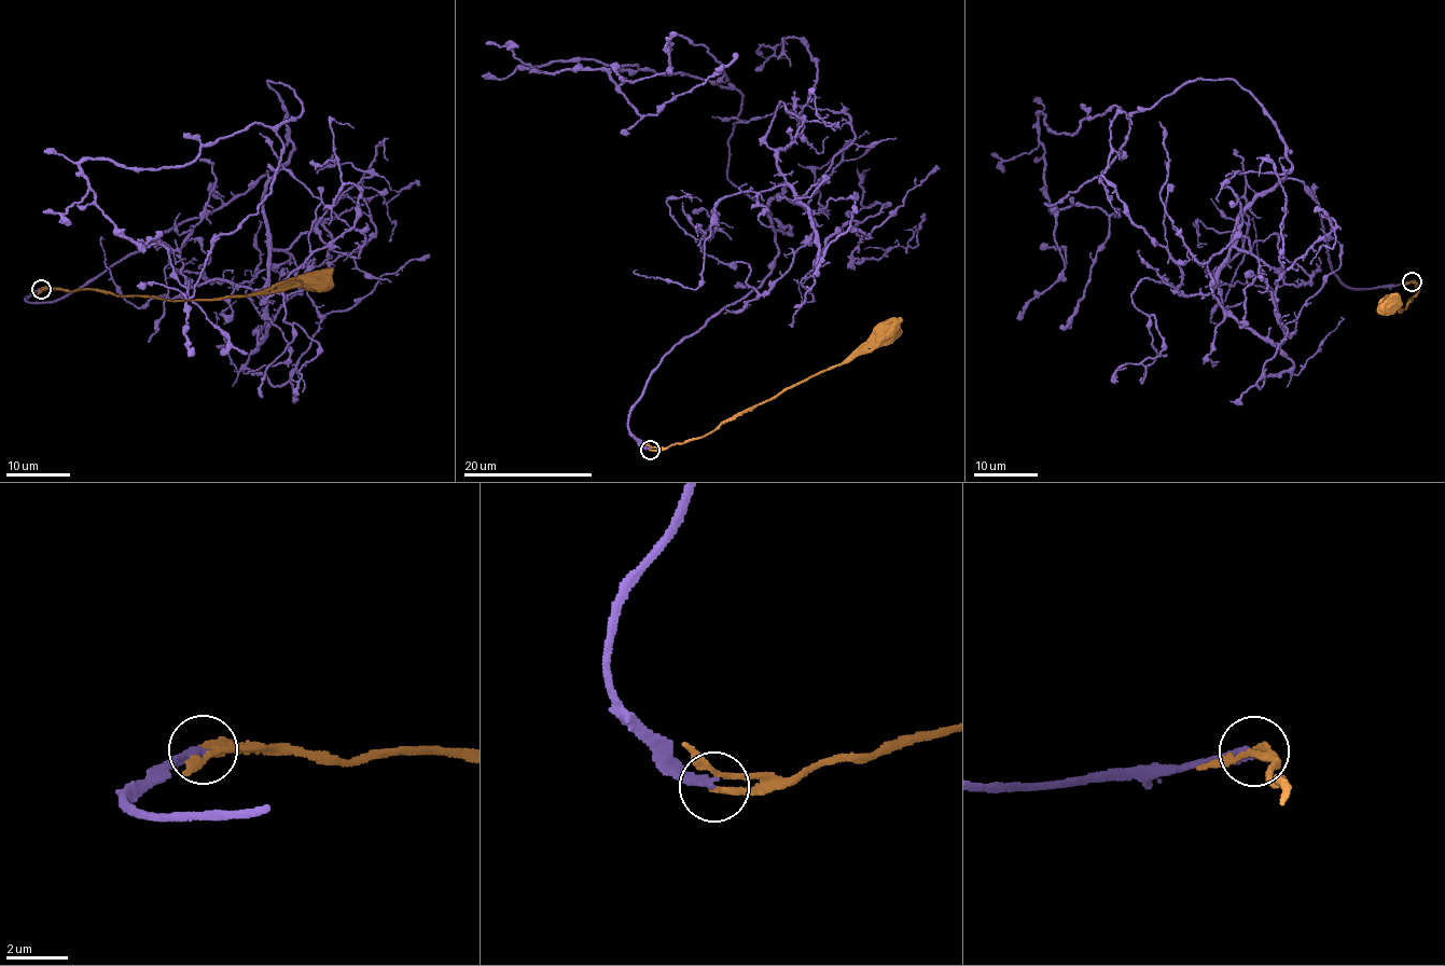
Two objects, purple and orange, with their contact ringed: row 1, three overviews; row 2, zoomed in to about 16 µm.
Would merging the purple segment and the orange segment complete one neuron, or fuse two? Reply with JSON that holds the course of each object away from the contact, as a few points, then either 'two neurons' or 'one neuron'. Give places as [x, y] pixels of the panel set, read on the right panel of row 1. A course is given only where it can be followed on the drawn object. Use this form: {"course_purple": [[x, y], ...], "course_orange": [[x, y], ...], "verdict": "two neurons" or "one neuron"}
{"course_purple": [[1412, 280], [1347, 288], [1263, 105], [1194, 79], [1073, 135], [1039, 113], [1050, 203], [1109, 222], [1060, 330]], "course_orange": [[1413, 281], [1420, 289], [1411, 297], [1403, 312], [1391, 300], [1388, 302]], "verdict": "two neurons"}

